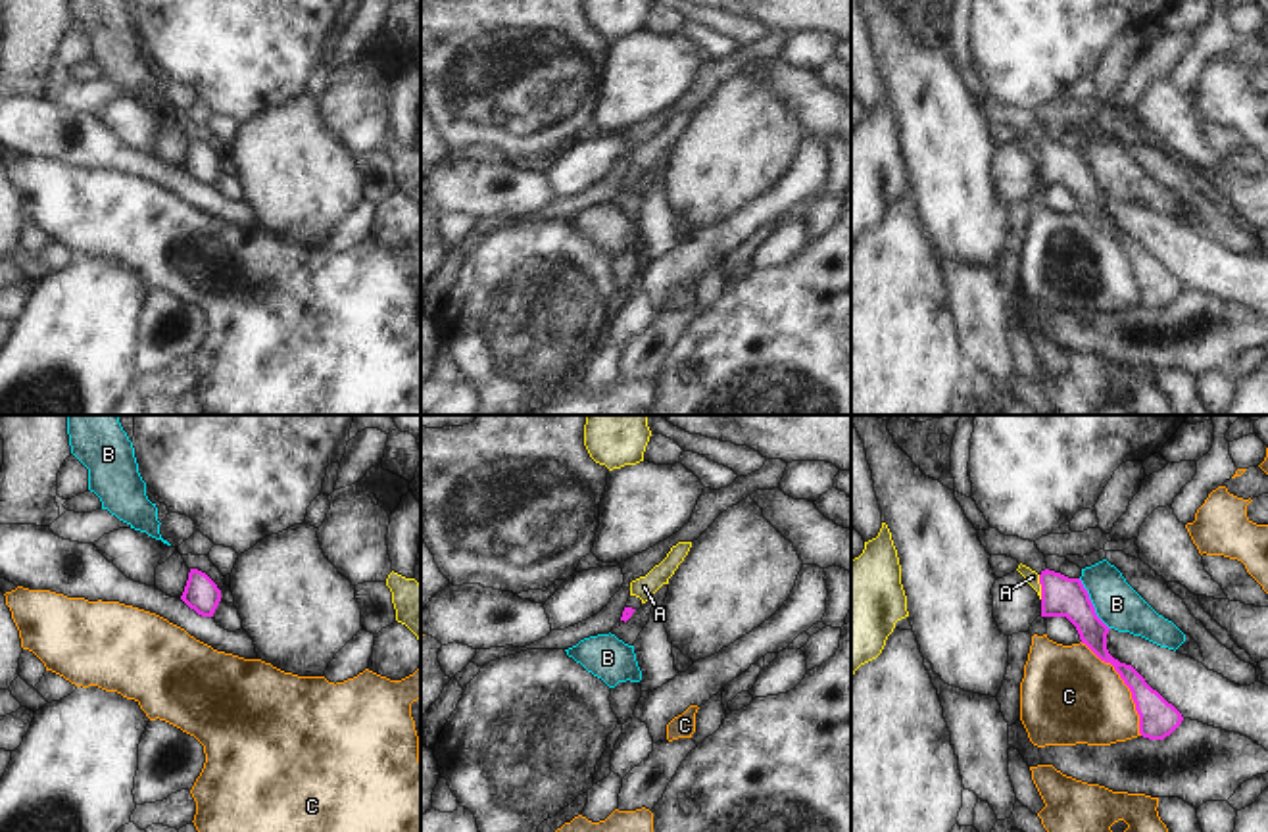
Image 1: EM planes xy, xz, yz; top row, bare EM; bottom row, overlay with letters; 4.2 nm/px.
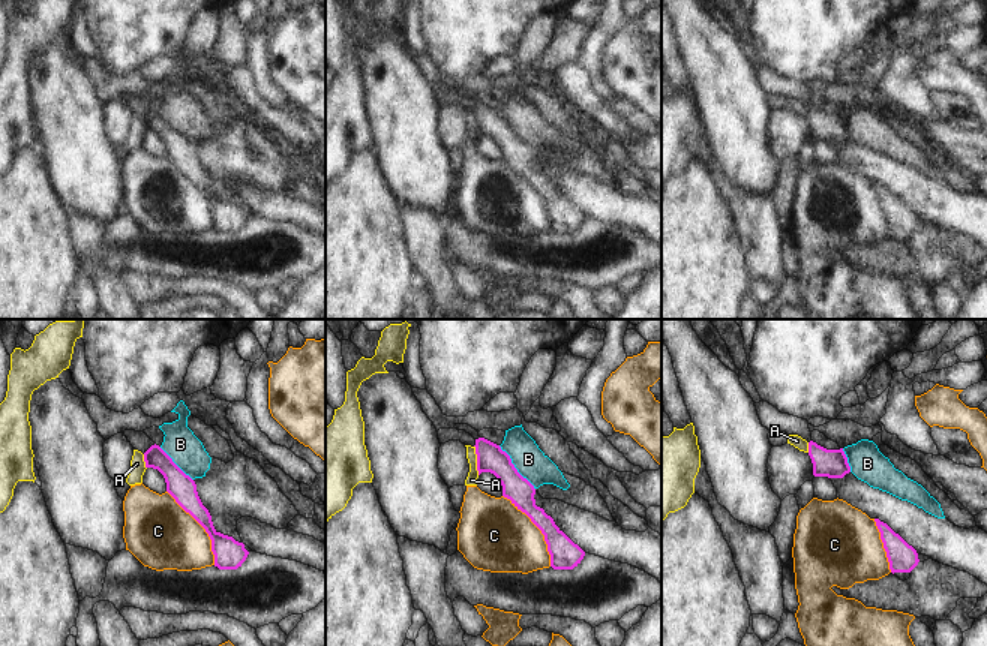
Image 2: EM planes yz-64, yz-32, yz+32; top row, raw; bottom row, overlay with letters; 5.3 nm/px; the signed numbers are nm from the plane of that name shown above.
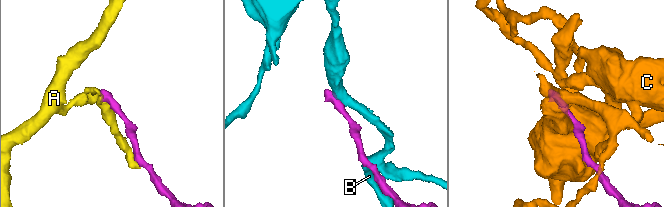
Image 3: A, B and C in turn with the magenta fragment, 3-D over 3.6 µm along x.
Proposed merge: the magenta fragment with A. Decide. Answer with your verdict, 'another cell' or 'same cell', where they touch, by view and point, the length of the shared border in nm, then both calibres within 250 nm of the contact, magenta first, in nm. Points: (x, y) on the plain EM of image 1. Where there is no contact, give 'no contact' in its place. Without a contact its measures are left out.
another cell | yz (1042, 156) | 110 nm | 170/60 nm

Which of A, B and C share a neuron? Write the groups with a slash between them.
A / B / C

